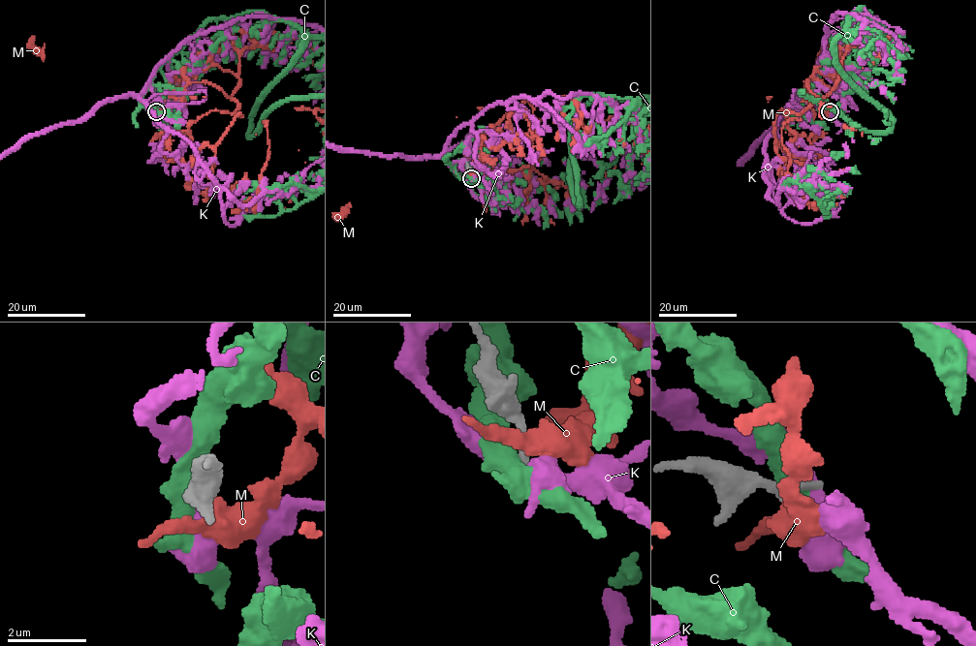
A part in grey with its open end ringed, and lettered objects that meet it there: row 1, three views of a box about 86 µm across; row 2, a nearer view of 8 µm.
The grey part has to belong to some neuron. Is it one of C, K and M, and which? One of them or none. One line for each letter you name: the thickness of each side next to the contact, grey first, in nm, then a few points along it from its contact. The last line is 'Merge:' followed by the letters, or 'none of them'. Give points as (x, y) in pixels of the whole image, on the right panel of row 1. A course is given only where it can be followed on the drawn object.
Merge: none of them

